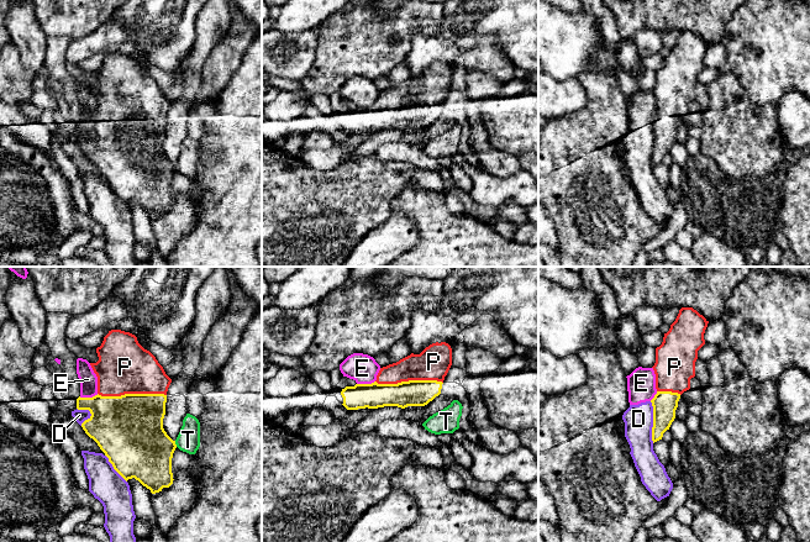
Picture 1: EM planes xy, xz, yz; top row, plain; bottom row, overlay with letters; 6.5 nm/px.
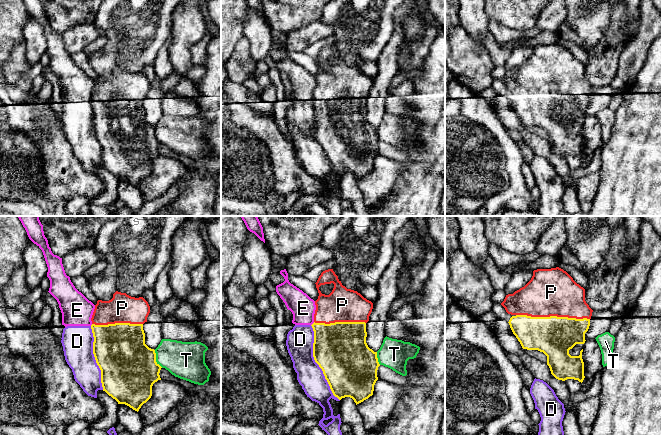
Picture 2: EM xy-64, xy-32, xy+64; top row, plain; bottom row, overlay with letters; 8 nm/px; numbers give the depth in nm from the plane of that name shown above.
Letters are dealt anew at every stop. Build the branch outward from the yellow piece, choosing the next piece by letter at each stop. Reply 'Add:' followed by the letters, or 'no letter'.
Add: P

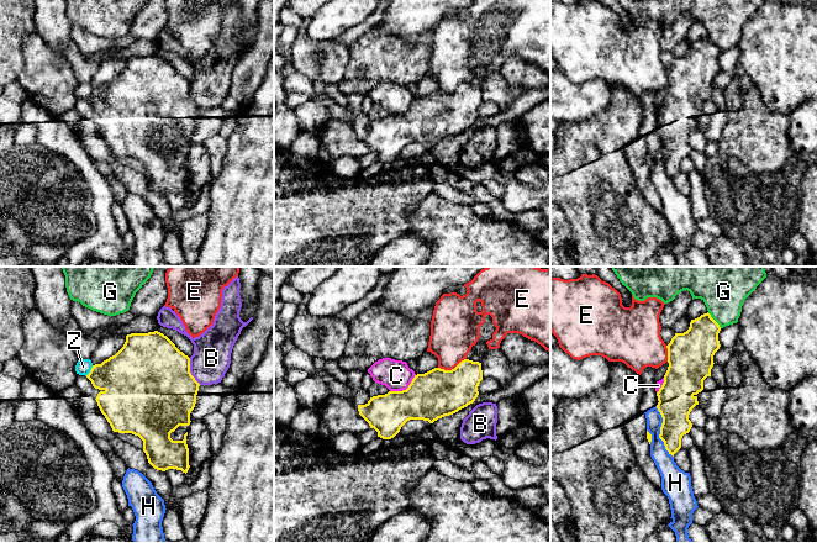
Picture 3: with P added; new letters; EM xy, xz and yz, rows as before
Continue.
Add: no letter

